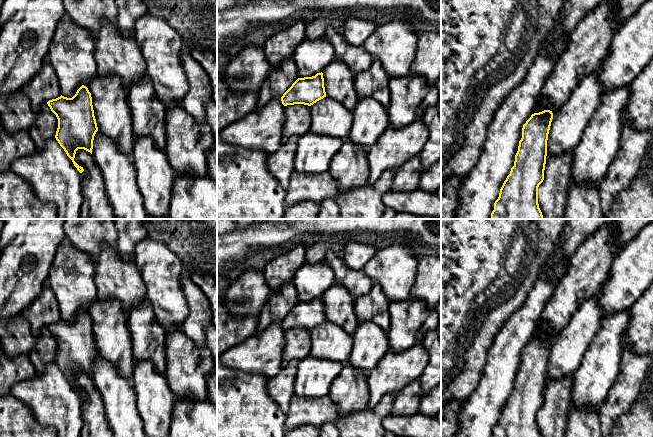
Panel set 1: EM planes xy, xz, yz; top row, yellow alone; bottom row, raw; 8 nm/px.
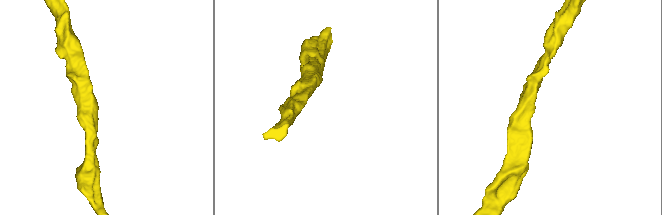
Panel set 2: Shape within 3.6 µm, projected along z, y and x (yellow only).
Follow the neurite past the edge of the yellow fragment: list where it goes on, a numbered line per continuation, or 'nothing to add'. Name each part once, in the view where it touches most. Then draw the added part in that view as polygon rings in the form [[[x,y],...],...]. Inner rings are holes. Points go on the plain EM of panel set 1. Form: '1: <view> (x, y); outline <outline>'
nothing to add

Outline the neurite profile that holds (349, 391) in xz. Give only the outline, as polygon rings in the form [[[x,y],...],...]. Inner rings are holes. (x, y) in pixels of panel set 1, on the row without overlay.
[[[345,363],[340,375],[332,382],[328,394],[337,406],[338,418],[367,408],[369,403],[368,375],[369,373],[361,372]]]

